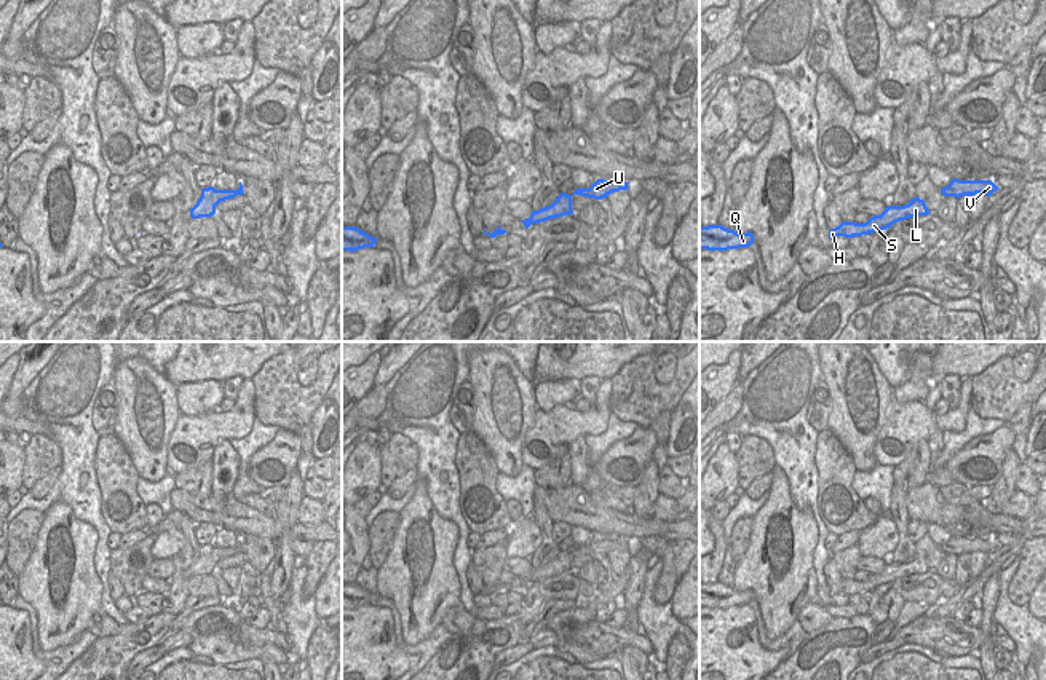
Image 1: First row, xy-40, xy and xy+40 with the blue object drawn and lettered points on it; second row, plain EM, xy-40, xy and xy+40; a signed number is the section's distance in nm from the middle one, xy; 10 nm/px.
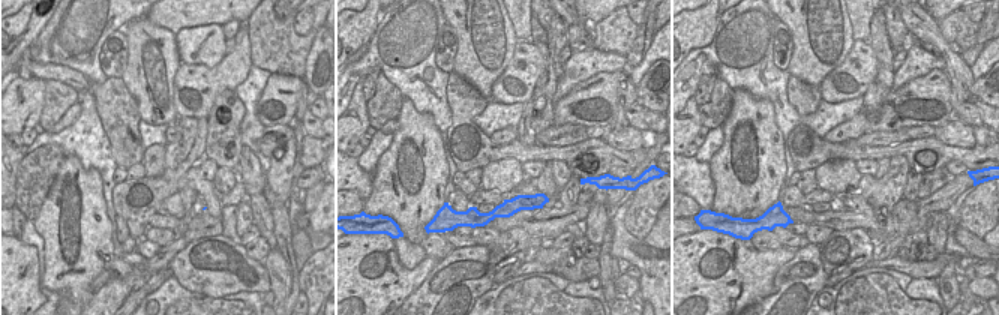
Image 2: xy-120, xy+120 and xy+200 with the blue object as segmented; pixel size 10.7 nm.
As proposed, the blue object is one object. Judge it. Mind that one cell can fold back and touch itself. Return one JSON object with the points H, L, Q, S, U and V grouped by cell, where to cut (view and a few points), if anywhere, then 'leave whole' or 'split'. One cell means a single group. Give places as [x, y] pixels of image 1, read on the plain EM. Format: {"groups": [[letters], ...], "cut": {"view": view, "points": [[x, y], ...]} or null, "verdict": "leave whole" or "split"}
{"groups": [["H", "L", "Q", "S", "U", "V"]], "cut": null, "verdict": "leave whole"}

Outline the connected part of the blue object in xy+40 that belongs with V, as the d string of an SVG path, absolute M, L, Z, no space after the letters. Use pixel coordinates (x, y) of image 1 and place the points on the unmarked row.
M952 536L950 541L944 546L941 546L941 551L944 554L971 554L971 552L985 552L990 554L993 549L996 549L998 544L992 538L960 538Z

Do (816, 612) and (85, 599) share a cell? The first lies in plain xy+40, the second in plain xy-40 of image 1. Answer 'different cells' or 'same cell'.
different cells

